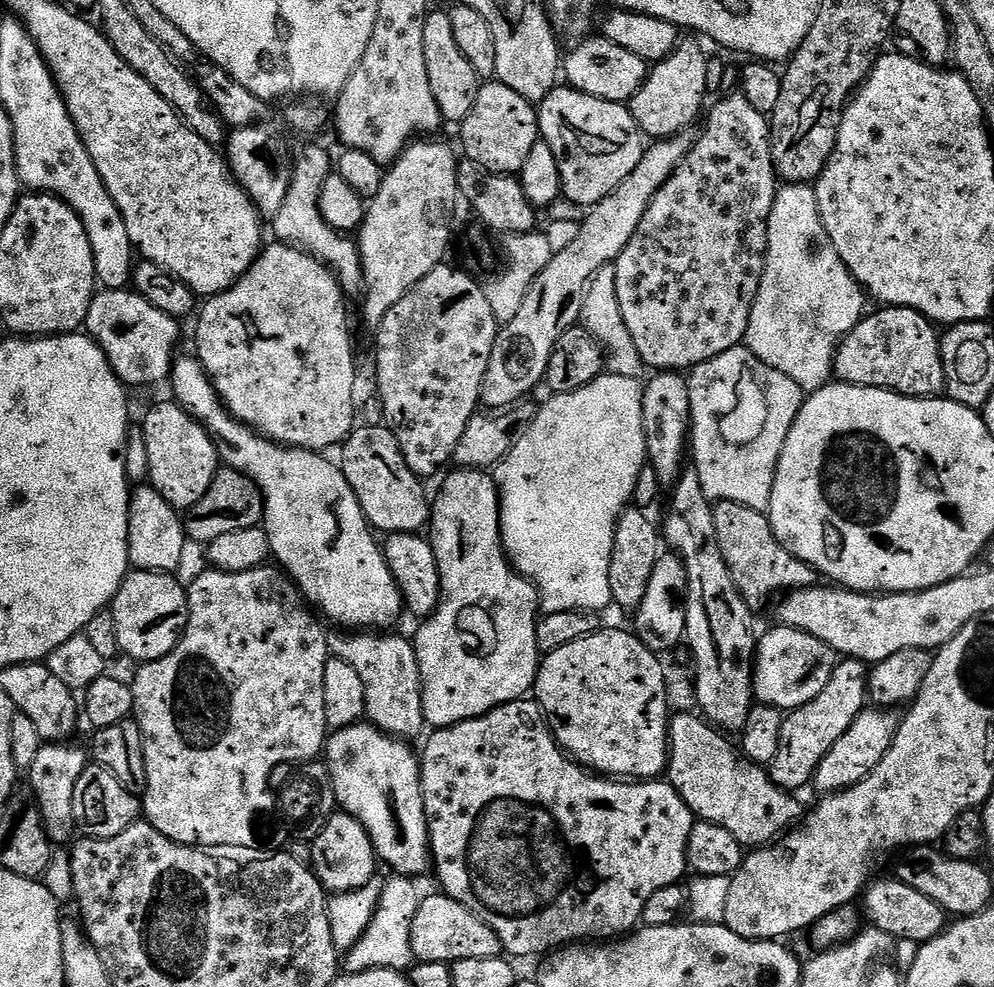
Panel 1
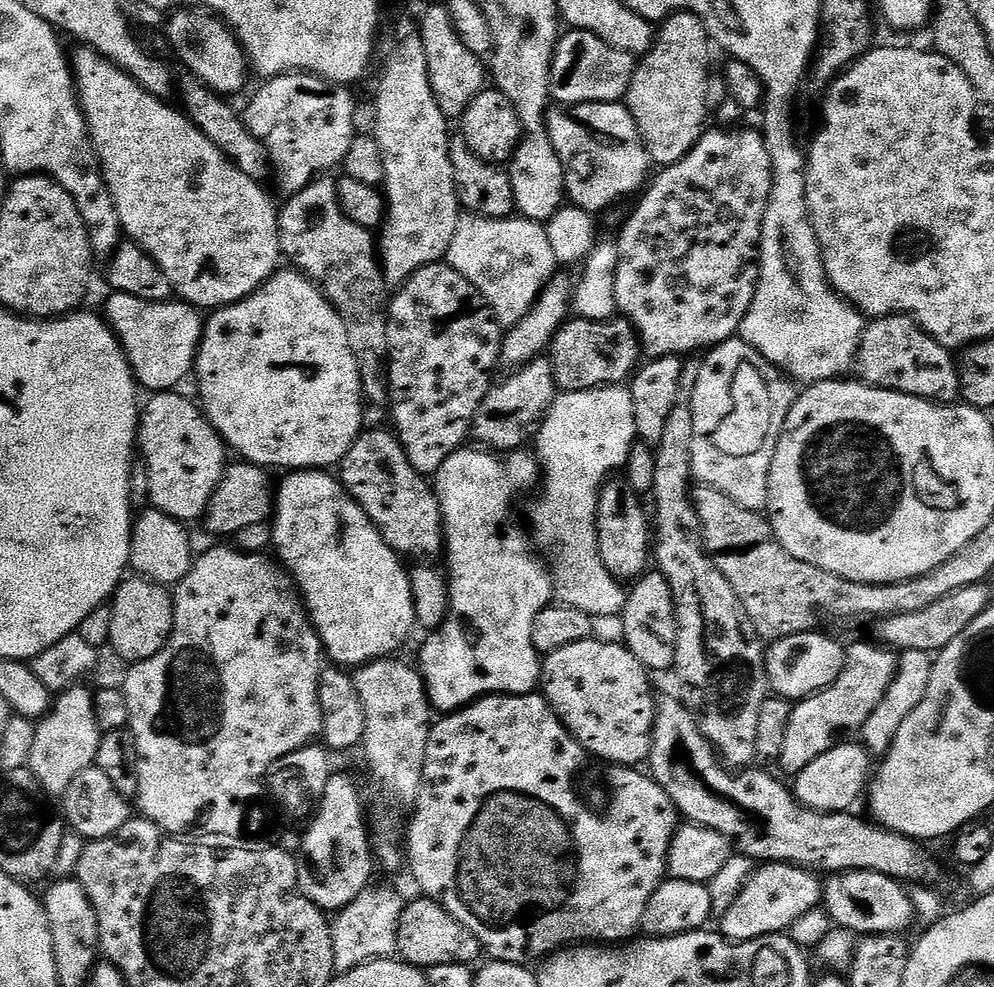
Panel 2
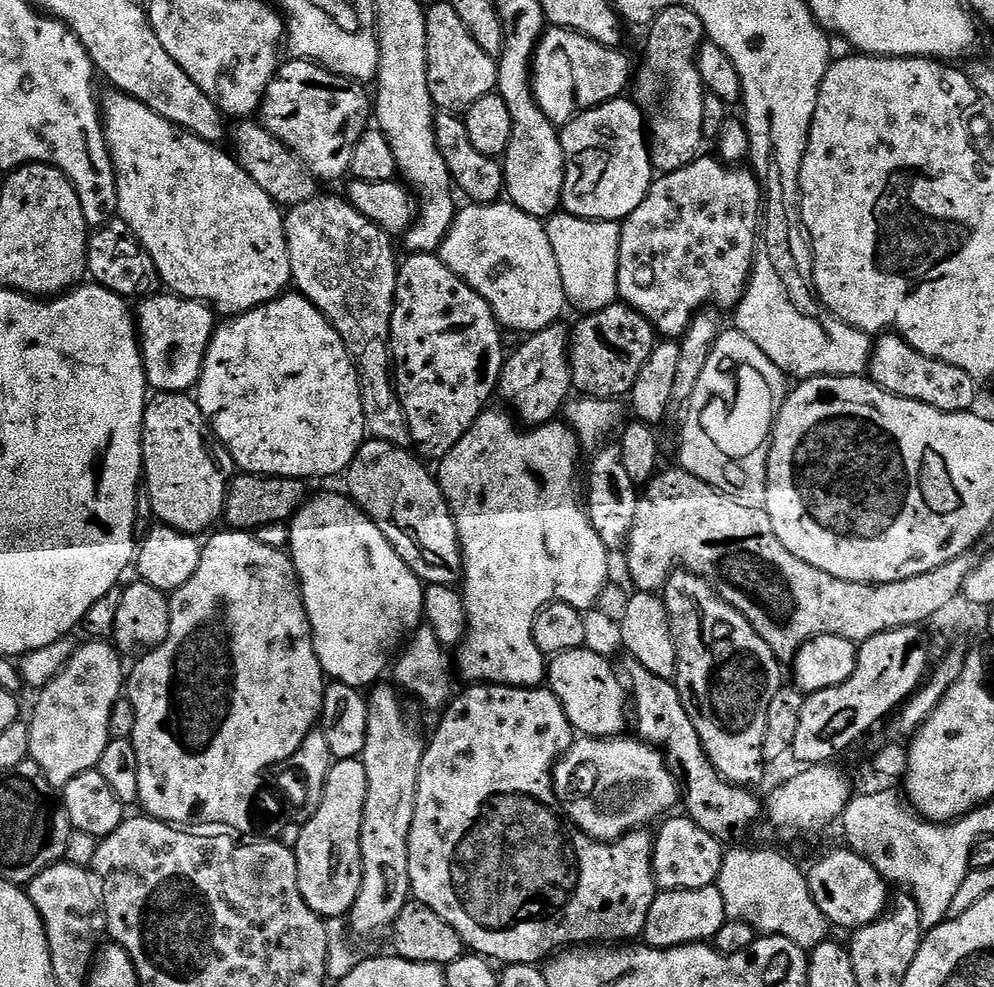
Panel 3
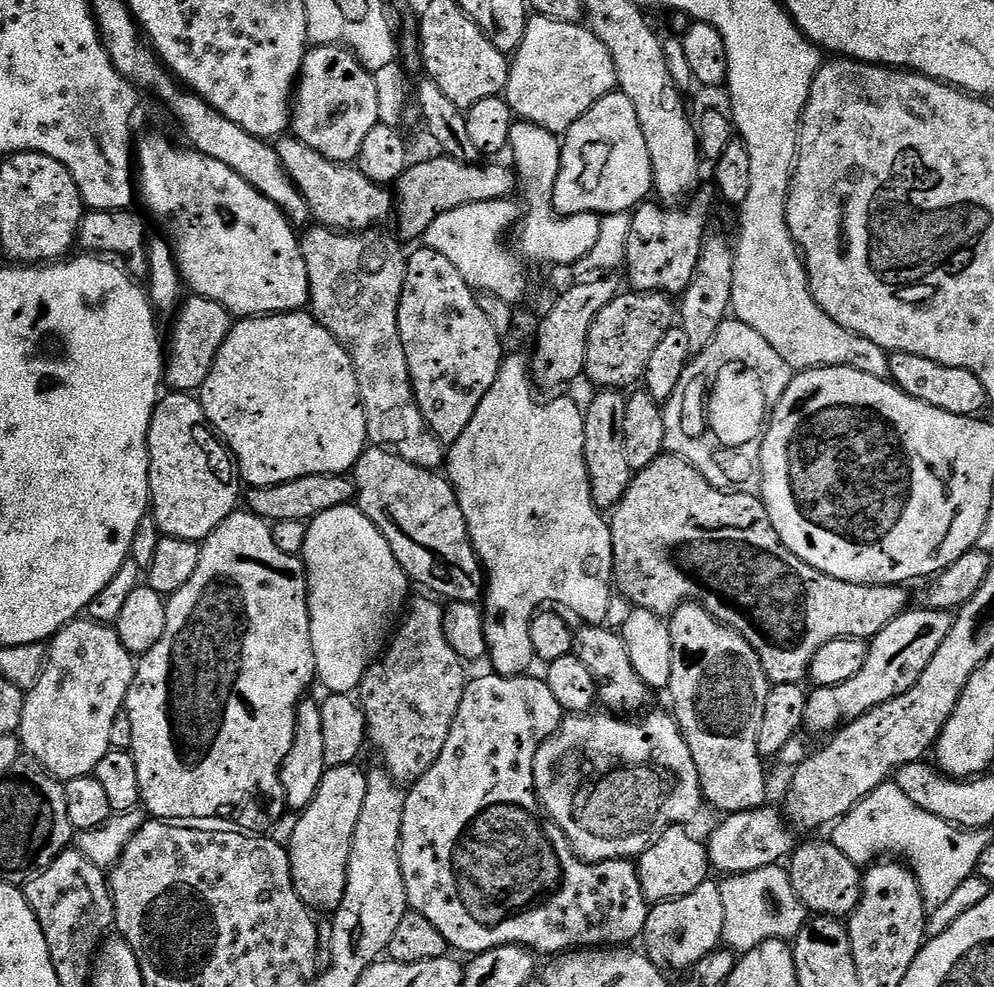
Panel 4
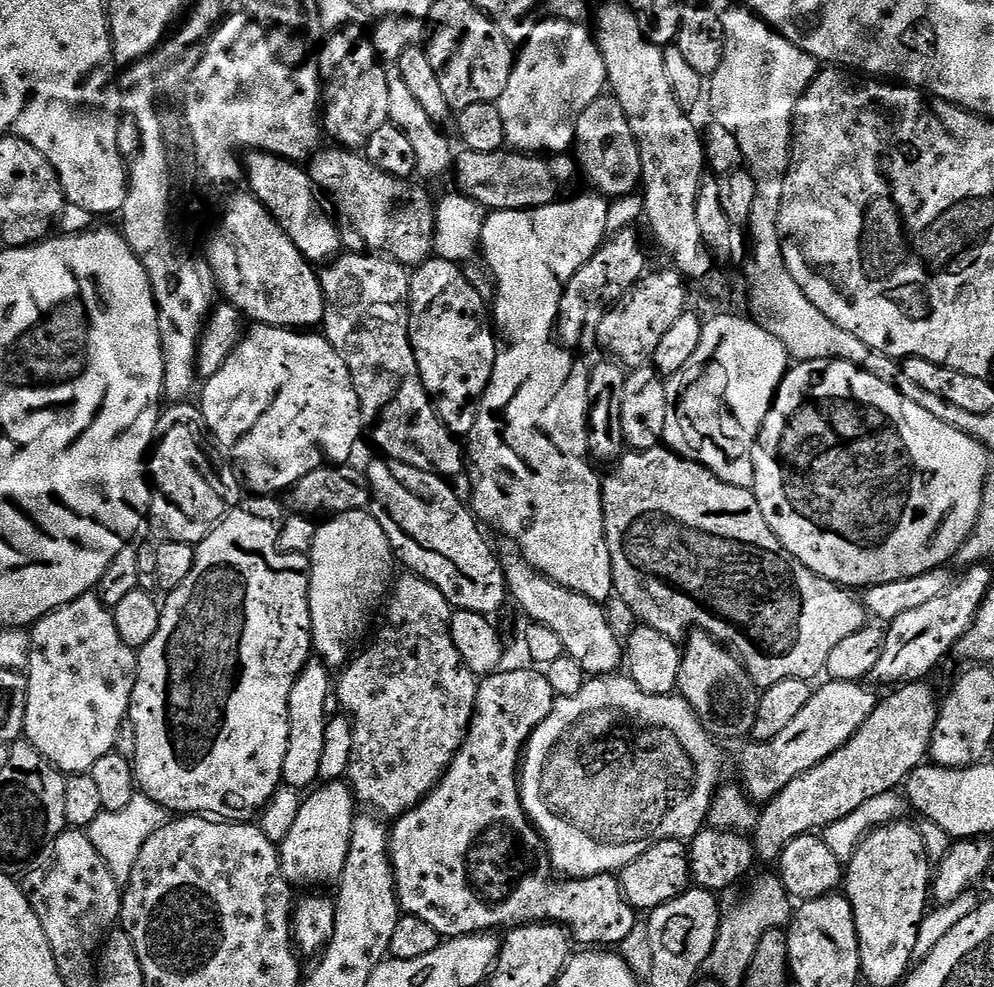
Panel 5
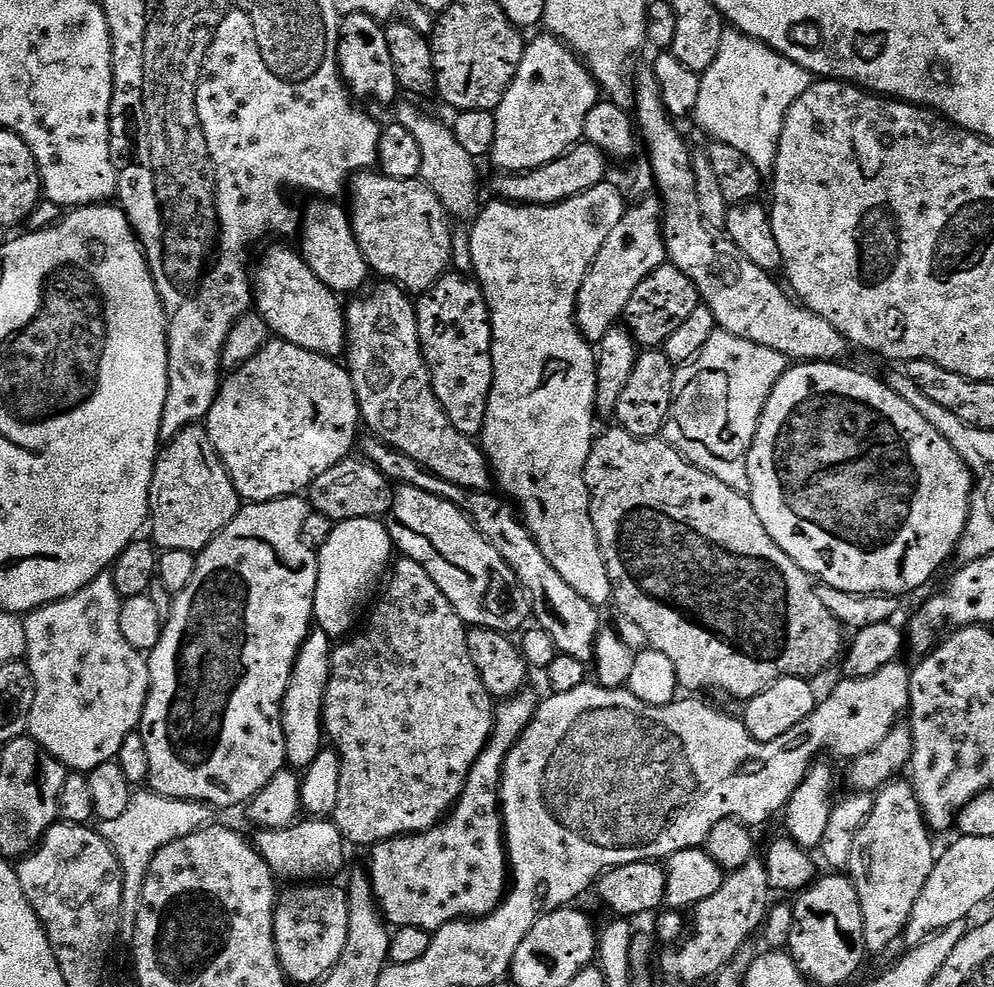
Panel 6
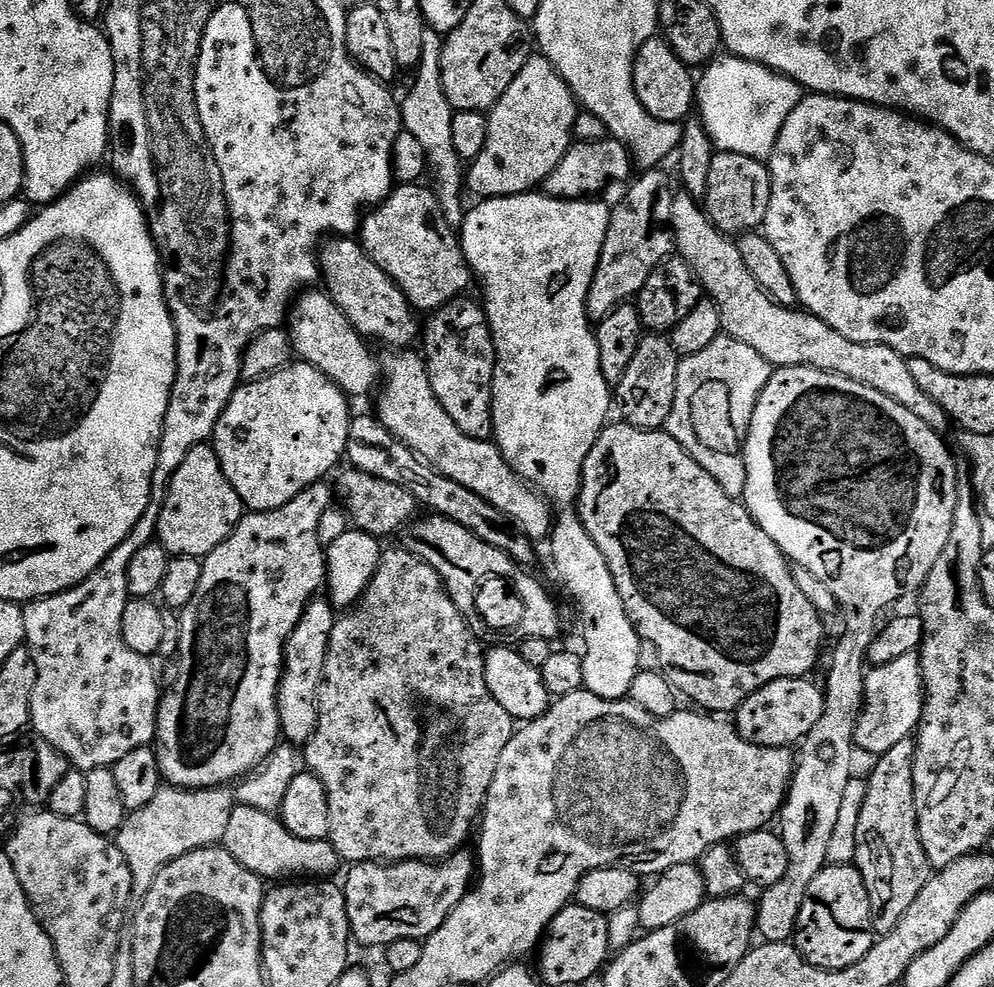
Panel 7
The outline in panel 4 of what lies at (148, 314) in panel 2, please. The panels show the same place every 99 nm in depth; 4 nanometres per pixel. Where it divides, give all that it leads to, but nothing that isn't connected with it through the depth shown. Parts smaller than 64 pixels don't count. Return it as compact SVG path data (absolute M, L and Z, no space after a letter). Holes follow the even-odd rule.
M192 294L181 303L174 319L176 326L172 337L166 340L166 384L173 392L192 394L206 382L216 355L230 334L234 317L231 312L218 306L218 302Z

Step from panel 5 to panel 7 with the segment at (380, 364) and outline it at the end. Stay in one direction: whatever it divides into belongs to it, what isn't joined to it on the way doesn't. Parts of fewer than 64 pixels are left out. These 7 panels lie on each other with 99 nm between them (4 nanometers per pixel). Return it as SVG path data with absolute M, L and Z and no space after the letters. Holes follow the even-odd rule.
M388 350L384 360L382 356L379 361L382 388L384 384L378 411L380 424L443 476L454 478L458 486L466 486L466 490L474 490L474 494L498 506L498 510L502 510L502 514L506 514L506 518L532 541L547 541L554 523L553 505L510 467L492 440L470 438L470 434L462 434L462 430L458 430L442 402L438 402L434 386L430 386L428 365L423 355L412 351L416 350Z

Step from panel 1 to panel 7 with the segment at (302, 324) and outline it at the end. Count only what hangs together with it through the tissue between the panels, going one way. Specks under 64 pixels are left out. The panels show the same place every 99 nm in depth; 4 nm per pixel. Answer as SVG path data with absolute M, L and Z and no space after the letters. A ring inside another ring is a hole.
M303 362L285 363L283 368L276 369L268 376L261 376L258 380L249 380L241 383L237 387L236 393L230 398L230 402L226 406L226 410L222 410L222 414L216 423L216 429L212 431L211 447L216 449L216 457L222 466L222 470L226 474L226 478L230 482L230 486L234 486L234 490L238 494L238 498L242 498L245 509L253 512L269 512L275 508L291 502L302 490L306 490L311 484L319 484L325 479L324 475L335 466L339 460L345 459L348 450L348 426L351 420L350 411L348 412L349 397L337 386L330 378L326 378L326 374L322 374L322 370L318 370L314 366Z

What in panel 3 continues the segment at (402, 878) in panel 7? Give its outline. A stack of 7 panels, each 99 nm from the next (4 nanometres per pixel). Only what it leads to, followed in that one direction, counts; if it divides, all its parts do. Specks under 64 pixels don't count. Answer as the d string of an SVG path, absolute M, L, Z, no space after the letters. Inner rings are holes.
M473 683L464 693L457 695L443 709L444 717L436 728L436 733L427 741L424 757L418 770L418 794L414 806L414 822L410 826L408 849L410 850L410 886L415 903L430 906L442 922L450 922L462 938L465 949L477 956L487 956L501 965L534 964L547 961L553 954L573 946L588 946L593 942L632 942L643 933L646 914L654 902L658 891L652 869L651 831L627 832L620 840L601 842L585 834L577 824L564 815L552 787L552 774L557 760L570 751L574 743L574 729L566 718L559 698L547 686L513 688L511 684Z

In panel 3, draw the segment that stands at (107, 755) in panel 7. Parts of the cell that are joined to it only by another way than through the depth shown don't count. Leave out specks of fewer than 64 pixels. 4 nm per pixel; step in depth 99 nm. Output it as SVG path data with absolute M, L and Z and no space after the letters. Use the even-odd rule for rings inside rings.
M92 638L87 642L89 644L81 643L79 647L77 647L75 654L70 658L68 665L64 667L46 687L39 689L37 696L40 697L36 700L36 709L33 710L32 720L30 719L30 723L28 724L28 729L30 730L30 759L40 767L42 774L51 782L52 787L57 790L63 789L64 785L70 782L70 778L78 778L78 774L91 772L99 765L100 759L102 758L102 750L106 750L112 734L110 730L112 711L116 703L122 699L122 693L126 688L126 668L124 672L124 664L120 661L120 659L122 659L121 653L117 651L111 643L105 642L100 638Z

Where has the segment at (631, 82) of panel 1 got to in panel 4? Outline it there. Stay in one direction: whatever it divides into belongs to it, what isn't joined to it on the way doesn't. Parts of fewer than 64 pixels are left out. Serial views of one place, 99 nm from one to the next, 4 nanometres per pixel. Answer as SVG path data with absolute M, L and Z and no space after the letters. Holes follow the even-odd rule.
M545 16L529 19L520 49L510 60L506 89L508 104L523 123L564 134L594 102L617 88L614 58L591 28L583 23L554 22Z

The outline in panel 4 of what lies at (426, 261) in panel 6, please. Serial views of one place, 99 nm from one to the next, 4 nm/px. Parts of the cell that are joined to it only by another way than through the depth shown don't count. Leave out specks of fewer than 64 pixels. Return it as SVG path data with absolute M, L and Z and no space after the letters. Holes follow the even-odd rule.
M285 134L275 141L274 147L286 174L298 186L306 206L312 211L312 220L325 228L334 228L338 232L363 234L380 226L384 219L394 212L394 196L385 185L370 182L366 174L352 164L339 164L318 150L310 150L306 142L297 140L295 135Z

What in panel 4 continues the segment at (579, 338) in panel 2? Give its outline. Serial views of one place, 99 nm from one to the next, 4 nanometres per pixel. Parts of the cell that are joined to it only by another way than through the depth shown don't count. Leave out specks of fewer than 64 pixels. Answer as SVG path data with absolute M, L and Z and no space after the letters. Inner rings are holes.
M628 290L615 296L610 306L602 306L602 314L598 314L598 318L594 318L594 326L590 326L584 376L592 379L597 384L595 387L600 390L628 390L639 385L644 379L644 371L655 348L658 347L658 342L666 338L666 334L677 323L677 320L677 305L663 293Z

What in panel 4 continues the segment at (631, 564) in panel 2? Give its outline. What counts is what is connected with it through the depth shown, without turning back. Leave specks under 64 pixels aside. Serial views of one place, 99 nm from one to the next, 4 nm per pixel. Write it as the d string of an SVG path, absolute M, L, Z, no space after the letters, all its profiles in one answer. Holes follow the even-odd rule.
M600 390L589 402L584 413L584 461L588 471L588 481L596 507L611 510L626 494L633 478L633 470L626 458L626 406L625 393L620 390Z

